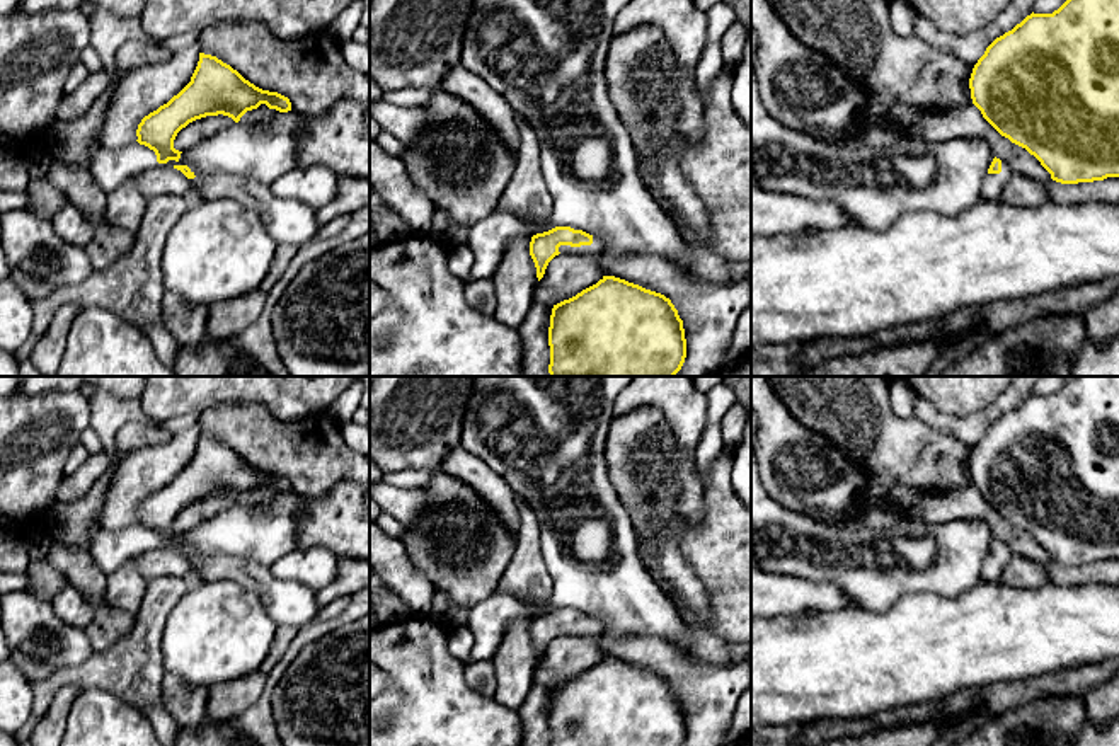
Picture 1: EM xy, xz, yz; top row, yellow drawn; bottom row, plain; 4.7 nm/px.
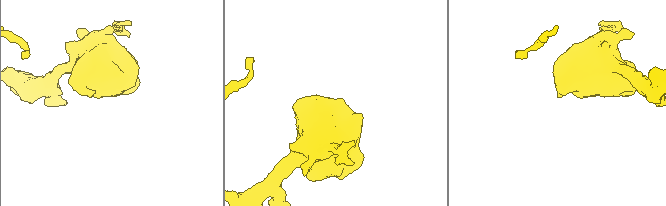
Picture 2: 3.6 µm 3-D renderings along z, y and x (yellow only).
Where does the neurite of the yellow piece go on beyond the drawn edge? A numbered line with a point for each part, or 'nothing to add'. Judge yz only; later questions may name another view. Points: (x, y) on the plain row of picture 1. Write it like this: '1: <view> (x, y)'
1: yz (993, 566)

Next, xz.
1: xz (598, 625)

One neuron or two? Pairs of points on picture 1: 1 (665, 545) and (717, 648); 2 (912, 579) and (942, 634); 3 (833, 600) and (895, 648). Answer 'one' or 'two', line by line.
1: one
2: two
3: two

